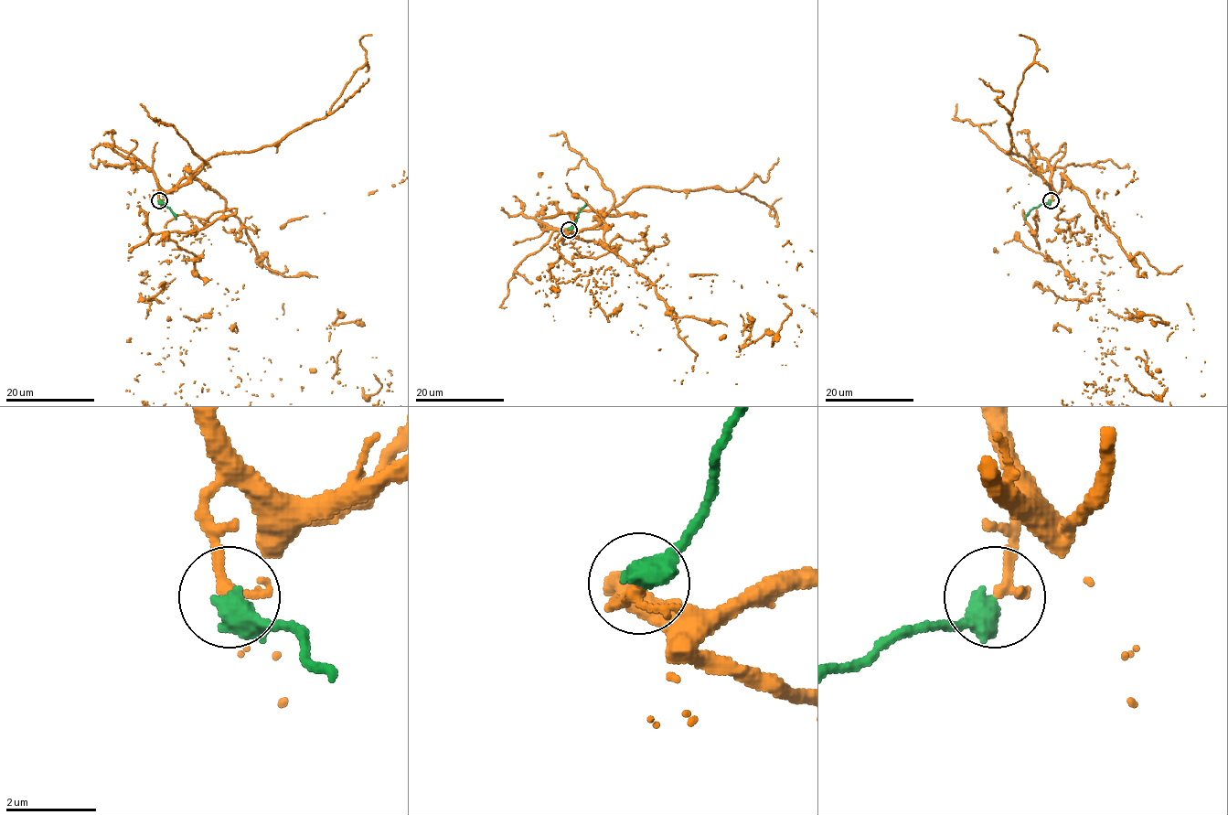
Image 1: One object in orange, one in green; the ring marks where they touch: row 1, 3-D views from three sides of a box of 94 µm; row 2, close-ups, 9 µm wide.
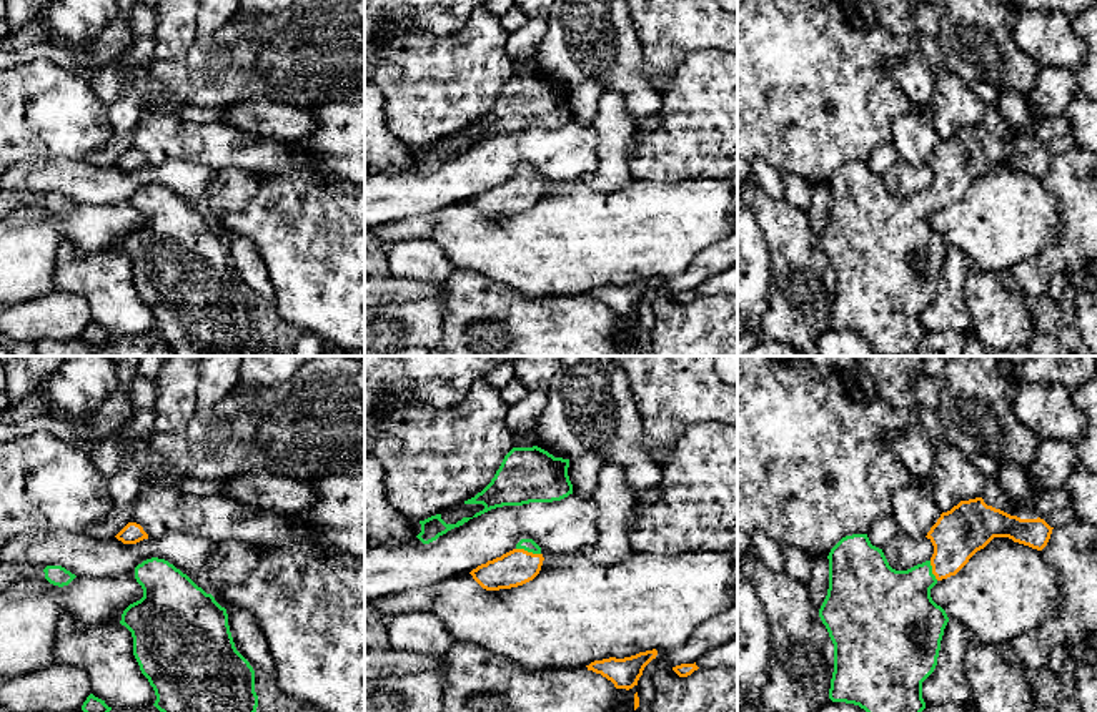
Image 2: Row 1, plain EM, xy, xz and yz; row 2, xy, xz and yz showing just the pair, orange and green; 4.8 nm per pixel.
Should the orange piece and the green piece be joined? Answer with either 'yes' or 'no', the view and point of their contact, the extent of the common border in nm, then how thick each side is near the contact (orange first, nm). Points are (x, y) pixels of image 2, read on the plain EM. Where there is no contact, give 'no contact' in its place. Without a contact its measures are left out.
yes; meets orange in xz at (526, 178); contact 120 nm long; 170 nm thick on the orange side, 60 nm on the other

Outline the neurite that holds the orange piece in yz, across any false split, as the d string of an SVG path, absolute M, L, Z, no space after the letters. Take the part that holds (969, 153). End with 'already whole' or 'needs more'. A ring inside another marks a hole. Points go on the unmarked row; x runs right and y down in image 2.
M982 125L960 128L942 140L927 160L934 173L929 188L907 198L889 193L882 176L867 161L842 165L829 180L829 216L819 245L834 271L834 299L829 326L864 336L876 356L911 356L926 336L922 309L934 299L944 256L946 238L931 225L931 216L956 203L969 186L994 165L1042 178L1052 161L1044 146L1020 146L987 133Z; needs more

